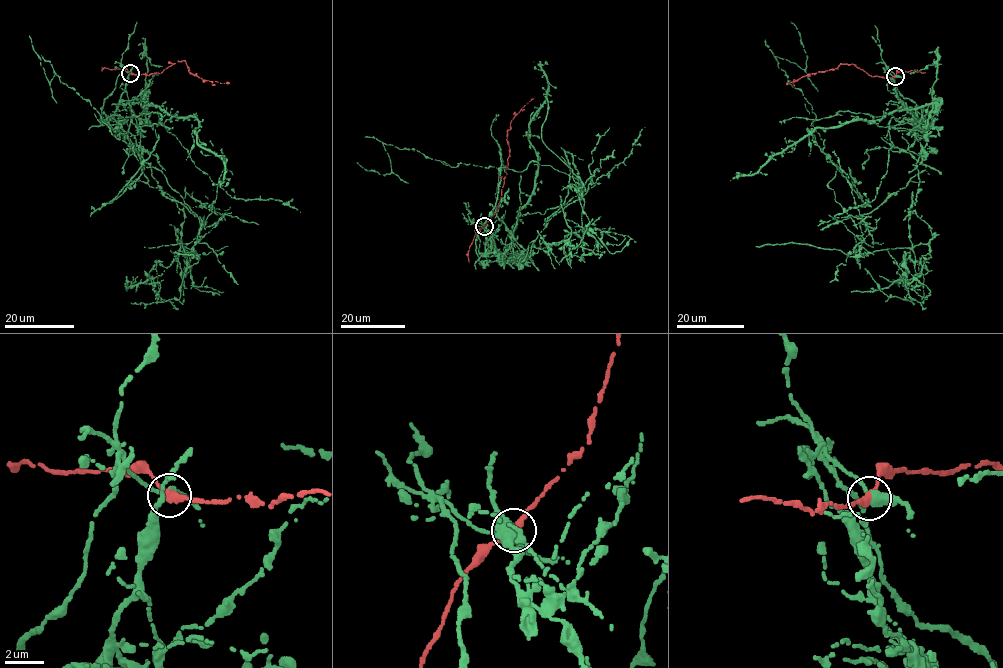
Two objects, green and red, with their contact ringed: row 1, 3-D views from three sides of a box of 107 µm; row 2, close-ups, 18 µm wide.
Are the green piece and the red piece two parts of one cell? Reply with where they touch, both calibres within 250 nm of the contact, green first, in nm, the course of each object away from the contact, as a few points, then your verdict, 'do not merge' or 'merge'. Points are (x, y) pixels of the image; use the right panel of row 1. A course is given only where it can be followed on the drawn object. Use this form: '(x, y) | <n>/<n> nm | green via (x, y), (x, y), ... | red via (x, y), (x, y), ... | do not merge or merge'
(895, 76) | 280/320 nm | green via (895, 76), (924, 119), (901, 151), (924, 153), (912, 247), (871, 253), (777, 65), (806, 68), (790, 22) | red via (895, 76), (872, 77), (855, 66), (840, 64), (834, 69), (811, 73), (787, 83) | do not merge

